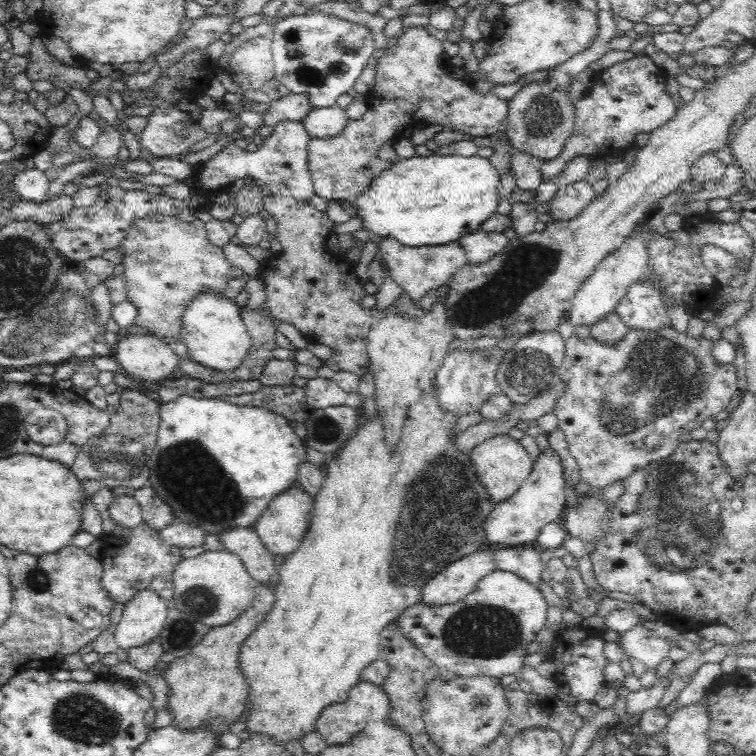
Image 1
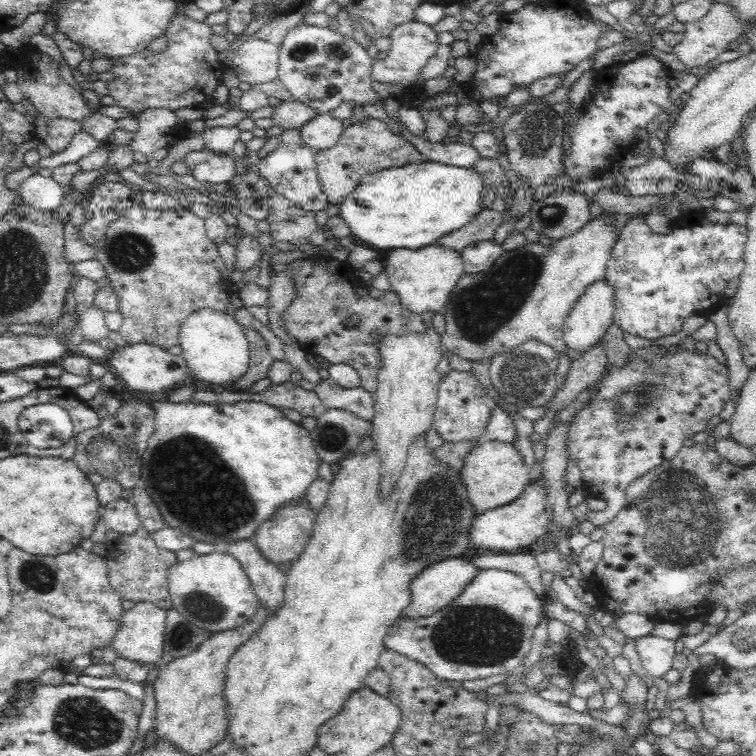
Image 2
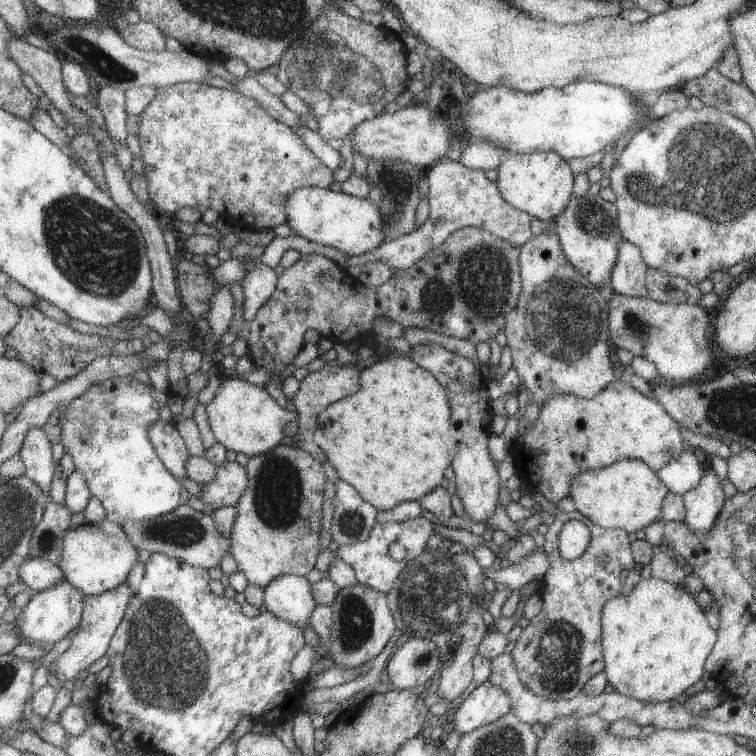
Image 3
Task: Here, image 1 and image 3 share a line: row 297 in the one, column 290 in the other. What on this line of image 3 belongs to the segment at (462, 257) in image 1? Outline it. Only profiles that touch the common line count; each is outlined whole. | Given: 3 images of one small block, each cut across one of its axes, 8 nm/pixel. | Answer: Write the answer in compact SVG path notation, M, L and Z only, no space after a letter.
M221 378L213 400L204 407L215 441L226 450L241 452L249 457L277 447L284 437L283 428L289 422L297 421L297 413L293 407L286 409L279 406L263 387L237 378Z

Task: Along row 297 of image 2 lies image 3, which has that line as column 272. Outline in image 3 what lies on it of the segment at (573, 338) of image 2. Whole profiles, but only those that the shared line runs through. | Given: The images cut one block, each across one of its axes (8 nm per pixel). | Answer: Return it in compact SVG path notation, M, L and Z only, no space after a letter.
M295 574L275 576L263 588L262 602L267 612L295 624L301 631L305 630L315 607L310 583L305 577Z

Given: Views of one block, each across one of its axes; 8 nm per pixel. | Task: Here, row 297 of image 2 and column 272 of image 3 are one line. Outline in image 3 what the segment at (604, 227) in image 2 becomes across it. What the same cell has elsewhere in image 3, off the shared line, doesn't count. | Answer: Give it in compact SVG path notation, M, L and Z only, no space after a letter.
M281 443L271 451L248 458L244 465L247 486L235 504L237 512L232 524L229 554L243 573L248 584L265 588L275 576L295 574L305 576L319 554L319 532L321 532L321 504L323 504L323 468L307 452Z

